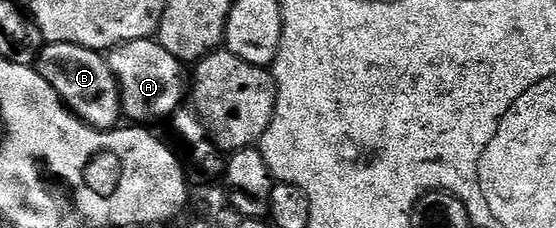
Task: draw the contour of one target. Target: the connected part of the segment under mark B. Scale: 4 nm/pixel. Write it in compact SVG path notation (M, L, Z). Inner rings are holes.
M68 42L43 43L36 67L44 82L48 82L48 86L56 90L56 94L67 108L88 126L108 132L123 123L122 91L118 79L112 74L109 59L103 53Z

